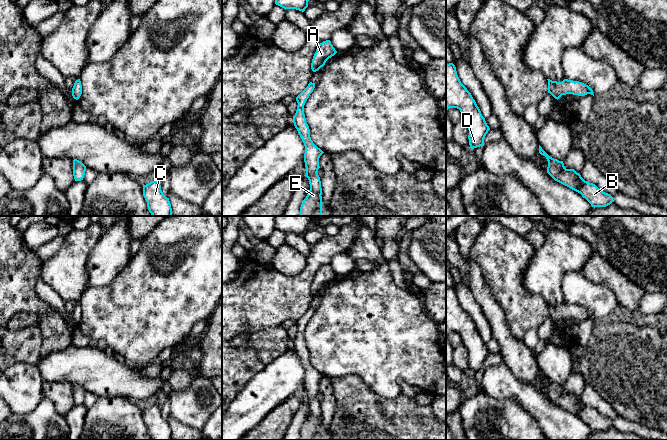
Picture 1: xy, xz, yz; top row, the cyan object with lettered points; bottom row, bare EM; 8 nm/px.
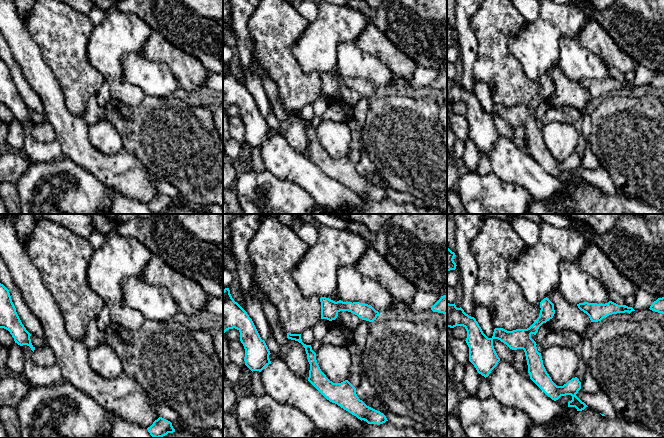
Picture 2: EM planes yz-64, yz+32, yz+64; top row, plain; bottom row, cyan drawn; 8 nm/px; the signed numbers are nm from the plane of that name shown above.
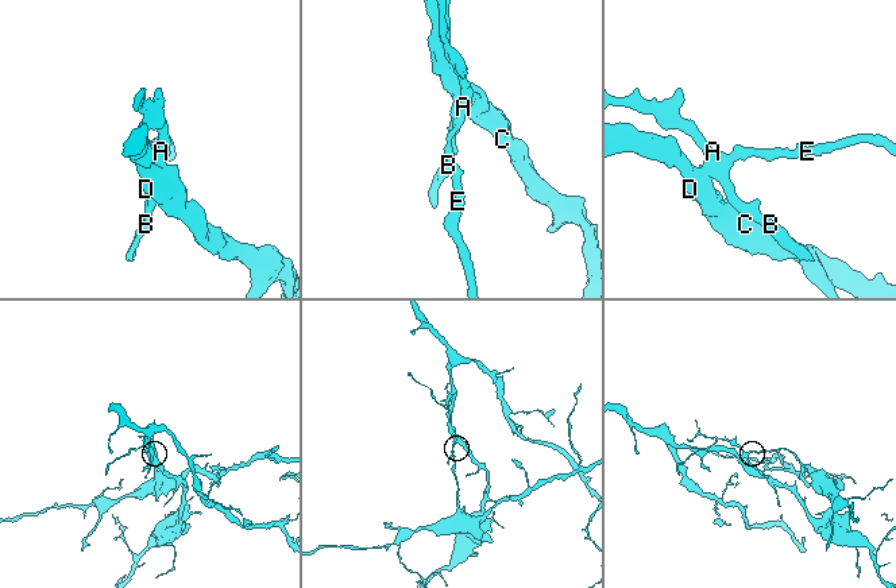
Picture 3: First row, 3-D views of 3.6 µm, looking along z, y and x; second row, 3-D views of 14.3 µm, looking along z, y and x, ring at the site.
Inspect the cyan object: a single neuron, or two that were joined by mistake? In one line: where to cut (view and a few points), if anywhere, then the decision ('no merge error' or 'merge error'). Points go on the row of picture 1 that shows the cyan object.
yz (562, 82), (559, 86), (561, 95) | merge error

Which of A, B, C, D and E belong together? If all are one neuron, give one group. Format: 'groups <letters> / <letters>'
groups A B C D / E

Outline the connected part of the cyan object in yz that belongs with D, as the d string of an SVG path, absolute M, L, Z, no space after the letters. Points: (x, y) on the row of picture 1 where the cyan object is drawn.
M453 63L446 64L446 111L457 108L469 130L469 145L474 149L484 146L484 138L490 130L471 93L461 83Z

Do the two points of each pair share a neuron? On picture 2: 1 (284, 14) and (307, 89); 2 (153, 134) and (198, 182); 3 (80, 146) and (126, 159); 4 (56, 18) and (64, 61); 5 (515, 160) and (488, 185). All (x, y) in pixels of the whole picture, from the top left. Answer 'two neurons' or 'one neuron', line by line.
1: one neuron
2: one neuron
3: one neuron
4: one neuron
5: two neurons

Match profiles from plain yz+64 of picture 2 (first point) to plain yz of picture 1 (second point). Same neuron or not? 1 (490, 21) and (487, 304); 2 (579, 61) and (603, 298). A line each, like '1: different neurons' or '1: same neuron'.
1: different neurons
2: same neuron

